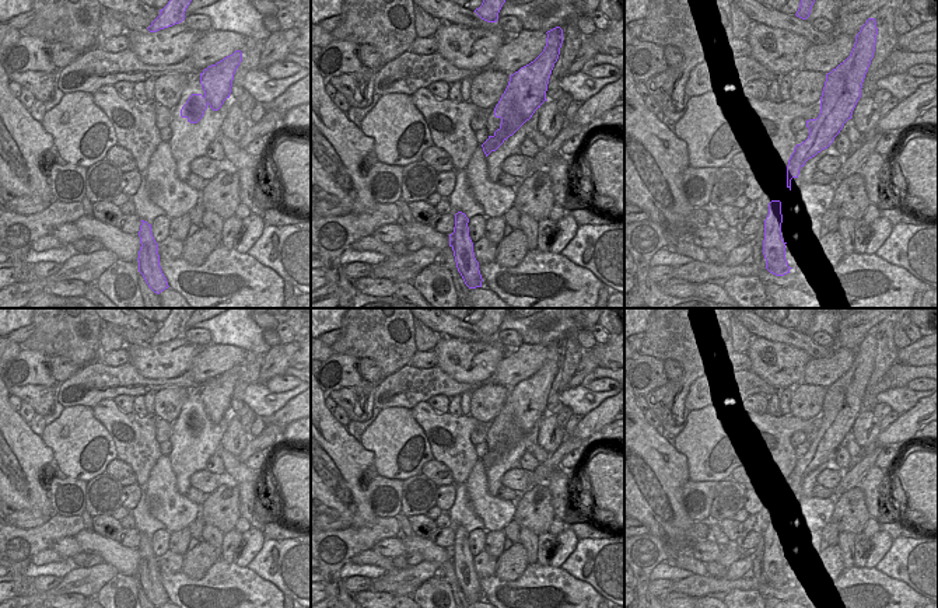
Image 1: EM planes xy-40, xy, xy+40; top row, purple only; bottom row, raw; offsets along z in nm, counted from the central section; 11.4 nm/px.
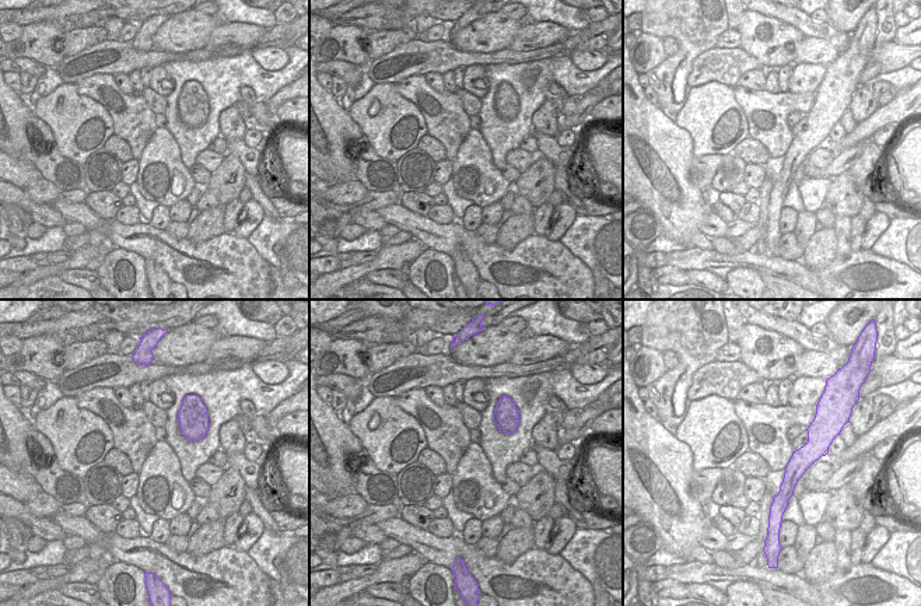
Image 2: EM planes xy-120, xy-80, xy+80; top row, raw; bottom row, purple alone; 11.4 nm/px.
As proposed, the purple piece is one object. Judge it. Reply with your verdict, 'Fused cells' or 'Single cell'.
Fused cells

